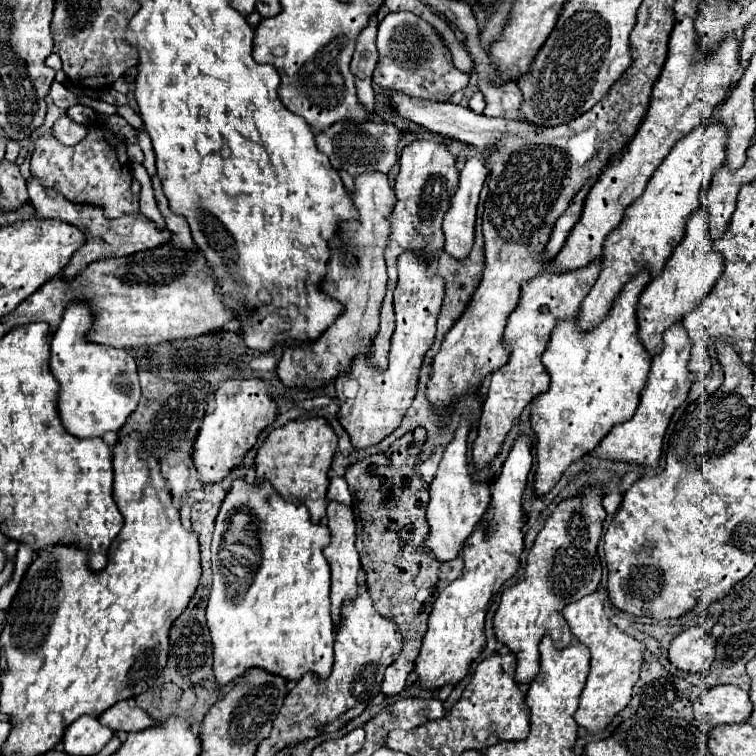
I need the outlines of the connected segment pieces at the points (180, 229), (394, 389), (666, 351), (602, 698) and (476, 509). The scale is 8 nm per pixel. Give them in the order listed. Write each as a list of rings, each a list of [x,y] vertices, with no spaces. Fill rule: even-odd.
[[[158,177],[152,179],[152,187],[154,187],[156,201],[158,201],[158,209],[160,209],[160,213],[162,213],[164,219],[166,219],[168,231],[172,233],[172,239],[170,239],[170,241],[172,241],[174,245],[180,245],[180,249],[192,249],[192,247],[194,247],[194,241],[192,241],[192,235],[190,235],[190,227],[188,227],[188,223],[186,223],[184,217],[174,215],[174,213],[170,211],[168,201],[166,201],[166,197],[164,197],[164,193],[162,193],[162,185],[160,185],[160,179],[158,179]]]
[[[406,251],[398,257],[398,283],[394,289],[394,311],[396,311],[396,329],[392,335],[392,347],[388,353],[388,369],[376,371],[370,365],[370,357],[356,357],[352,373],[342,373],[336,381],[336,399],[338,399],[338,421],[350,435],[354,449],[366,449],[378,445],[386,439],[402,421],[406,409],[410,407],[416,387],[422,359],[430,349],[436,335],[436,319],[440,313],[444,297],[444,281],[436,275],[434,261],[424,261],[424,255]]]
[[[682,323],[672,325],[664,333],[664,349],[662,349],[660,355],[656,355],[652,359],[648,385],[640,393],[640,405],[636,409],[636,415],[630,421],[616,425],[612,429],[612,433],[608,433],[600,441],[600,445],[594,451],[590,451],[590,455],[598,457],[598,459],[608,459],[608,461],[622,461],[622,463],[644,465],[644,467],[658,467],[668,423],[670,423],[674,411],[688,397],[688,389],[692,385],[690,379],[688,379],[688,369],[686,369],[688,359],[690,359],[690,347],[692,347],[692,343],[690,343],[686,331],[682,329]]]
[[[598,593],[586,595],[576,603],[570,603],[562,611],[572,635],[576,641],[584,643],[590,649],[590,673],[586,687],[580,697],[578,711],[574,713],[574,721],[578,727],[582,727],[588,733],[598,733],[608,727],[608,723],[630,703],[632,687],[638,681],[642,655],[646,647],[636,641],[634,637],[628,637],[626,633],[618,631],[616,625],[610,623],[610,619],[604,613],[604,603]]]
[[[462,417],[462,423],[454,435],[454,441],[446,447],[436,477],[430,483],[430,503],[426,509],[430,535],[424,541],[424,547],[428,547],[438,561],[452,561],[468,535],[474,531],[476,523],[482,519],[484,511],[490,505],[490,485],[488,483],[474,483],[474,479],[468,473],[468,461],[466,461],[466,437],[468,437],[468,417]]]

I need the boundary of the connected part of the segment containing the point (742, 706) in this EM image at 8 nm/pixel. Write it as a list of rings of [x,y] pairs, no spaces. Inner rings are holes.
[[[718,685],[696,701],[694,711],[712,727],[746,723],[752,713],[752,701],[748,691],[736,685]]]

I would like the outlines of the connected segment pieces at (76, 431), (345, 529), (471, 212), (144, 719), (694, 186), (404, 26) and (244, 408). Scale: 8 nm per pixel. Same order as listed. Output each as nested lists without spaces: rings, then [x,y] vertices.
[[[72,303],[50,343],[50,373],[60,385],[60,421],[74,437],[102,437],[108,431],[122,429],[126,419],[136,411],[140,399],[134,357],[124,349],[96,345],[86,339],[92,317],[92,307],[88,303]]]
[[[328,503],[328,529],[330,529],[330,545],[324,549],[324,557],[330,565],[330,573],[332,573],[332,587],[330,587],[330,599],[332,599],[332,621],[334,625],[340,625],[340,605],[344,601],[352,601],[352,597],[356,597],[356,589],[358,589],[358,581],[356,575],[360,571],[360,557],[358,551],[354,547],[354,513],[350,507],[342,505],[342,503]]]
[[[452,203],[444,217],[444,251],[456,259],[468,257],[474,243],[474,221],[478,203]]]
[[[120,701],[114,707],[110,707],[108,711],[104,711],[100,717],[100,723],[114,729],[114,731],[144,731],[152,725],[156,725],[156,721],[144,713],[140,707],[132,707],[128,701]]]
[[[710,121],[696,127],[688,133],[688,137],[682,137],[672,147],[662,165],[654,171],[642,197],[626,209],[620,225],[606,237],[602,249],[602,273],[582,303],[580,325],[596,325],[596,321],[612,309],[616,293],[628,283],[628,277],[632,277],[636,269],[644,269],[644,265],[648,265],[648,269],[652,269],[652,279],[660,273],[660,269],[664,269],[664,261],[684,237],[688,215],[700,205],[700,189],[704,183],[708,187],[714,171],[724,163],[726,137],[728,133],[724,127],[720,127],[718,121]]]
[[[410,11],[386,13],[378,25],[378,65],[374,69],[372,87],[376,97],[386,107],[392,107],[392,93],[404,93],[410,97],[430,99],[430,101],[450,101],[450,97],[468,85],[468,75],[460,73],[450,57],[446,43],[436,33],[436,29],[422,17]]]
[[[230,379],[216,391],[216,411],[202,419],[194,441],[194,467],[198,479],[206,485],[222,481],[242,463],[246,453],[256,445],[258,435],[276,419],[276,399],[268,393],[268,383],[260,379]]]

